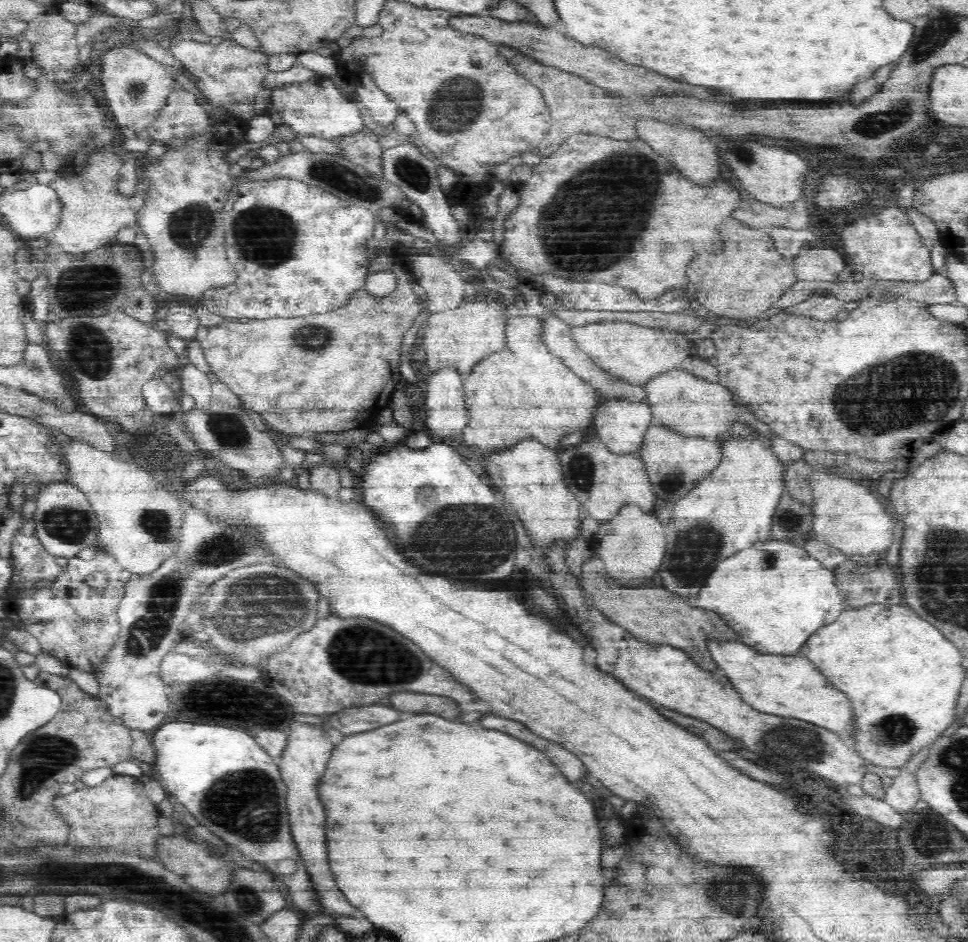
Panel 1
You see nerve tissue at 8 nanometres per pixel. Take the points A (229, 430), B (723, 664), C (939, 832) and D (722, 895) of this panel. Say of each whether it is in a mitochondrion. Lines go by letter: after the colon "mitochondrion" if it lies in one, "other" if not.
A: mitochondrion
B: other
C: mitochondrion
D: mitochondrion

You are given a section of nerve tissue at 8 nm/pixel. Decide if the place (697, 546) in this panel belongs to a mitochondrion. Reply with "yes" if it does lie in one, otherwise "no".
yes

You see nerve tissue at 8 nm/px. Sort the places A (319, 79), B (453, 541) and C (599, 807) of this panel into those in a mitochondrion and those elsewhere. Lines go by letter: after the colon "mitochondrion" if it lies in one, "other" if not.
A: other
B: mitochondrion
C: other

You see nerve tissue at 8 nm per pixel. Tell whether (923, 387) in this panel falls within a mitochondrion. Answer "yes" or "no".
yes

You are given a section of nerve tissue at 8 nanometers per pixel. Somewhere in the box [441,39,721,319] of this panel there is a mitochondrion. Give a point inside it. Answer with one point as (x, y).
(592, 218)

